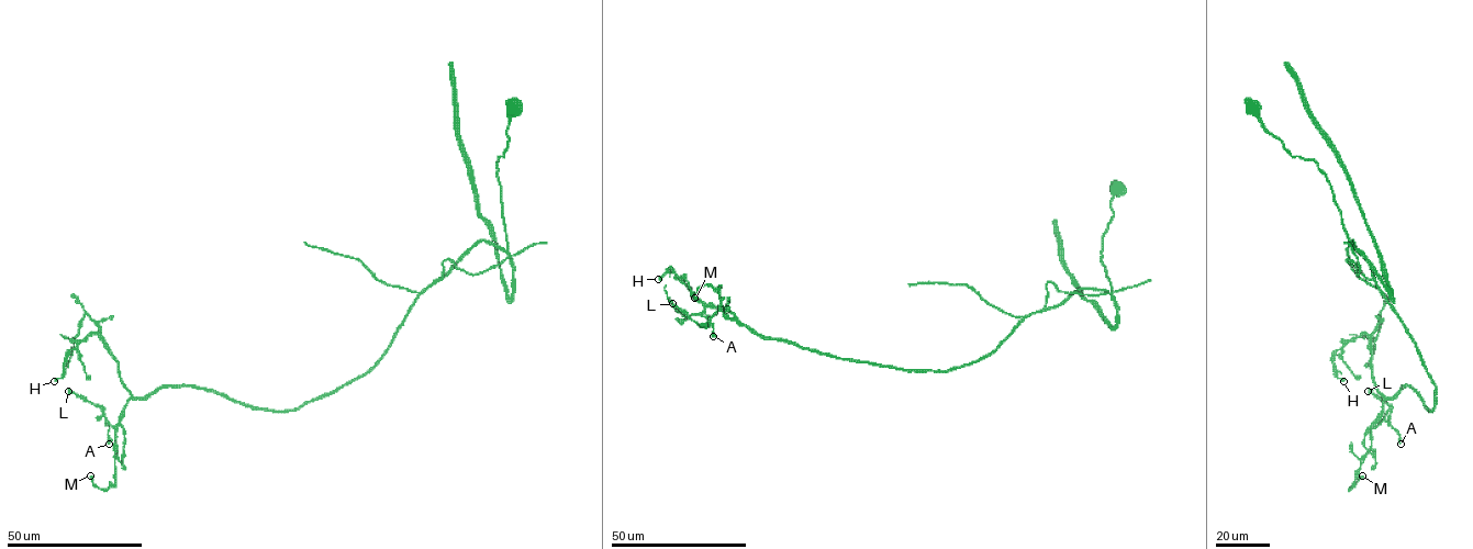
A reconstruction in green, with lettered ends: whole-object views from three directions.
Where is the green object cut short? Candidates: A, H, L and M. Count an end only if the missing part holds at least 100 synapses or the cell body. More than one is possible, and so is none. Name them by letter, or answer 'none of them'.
none of them

